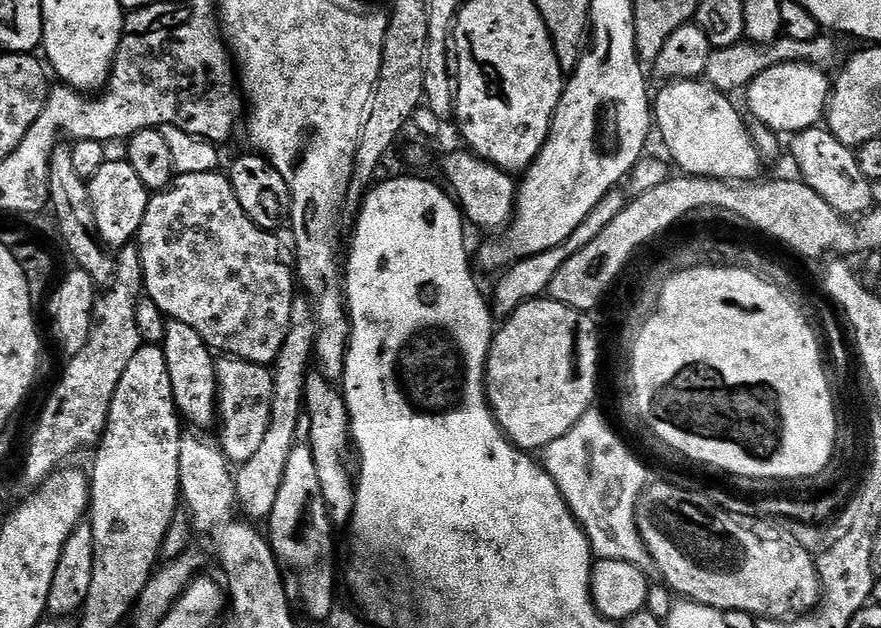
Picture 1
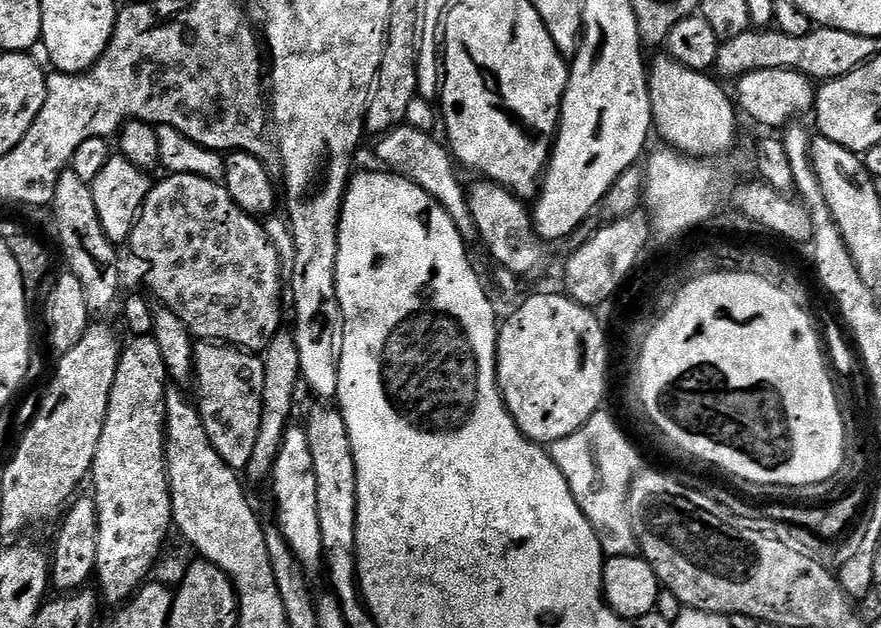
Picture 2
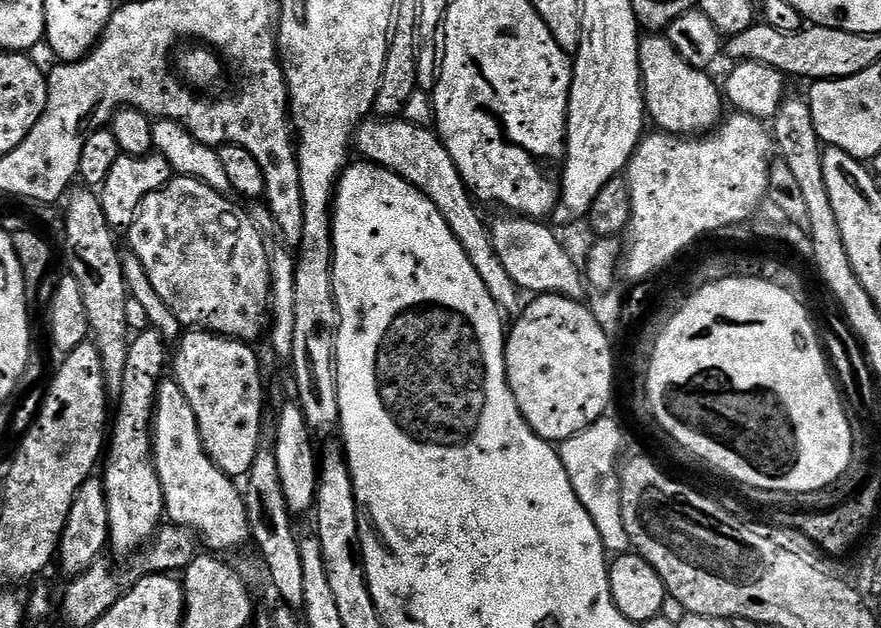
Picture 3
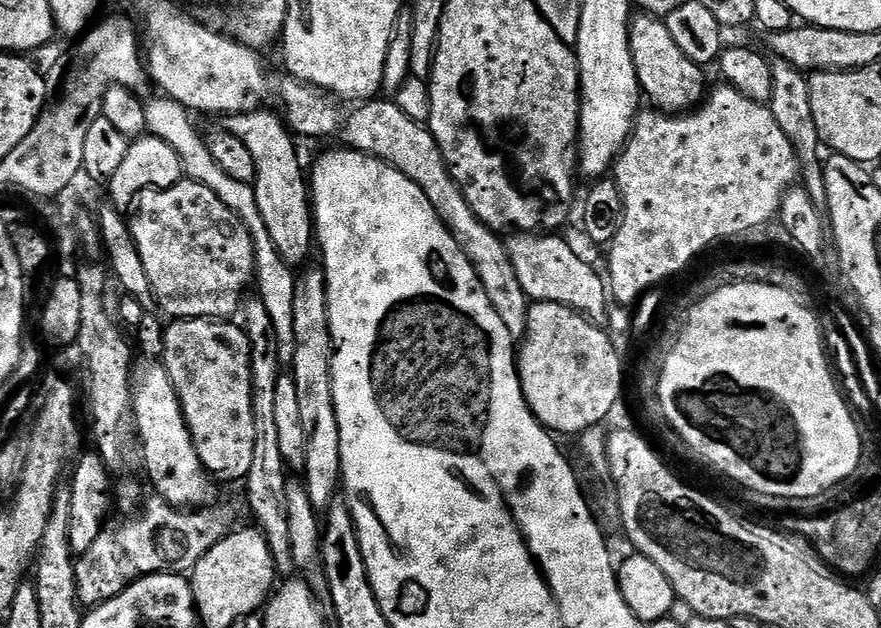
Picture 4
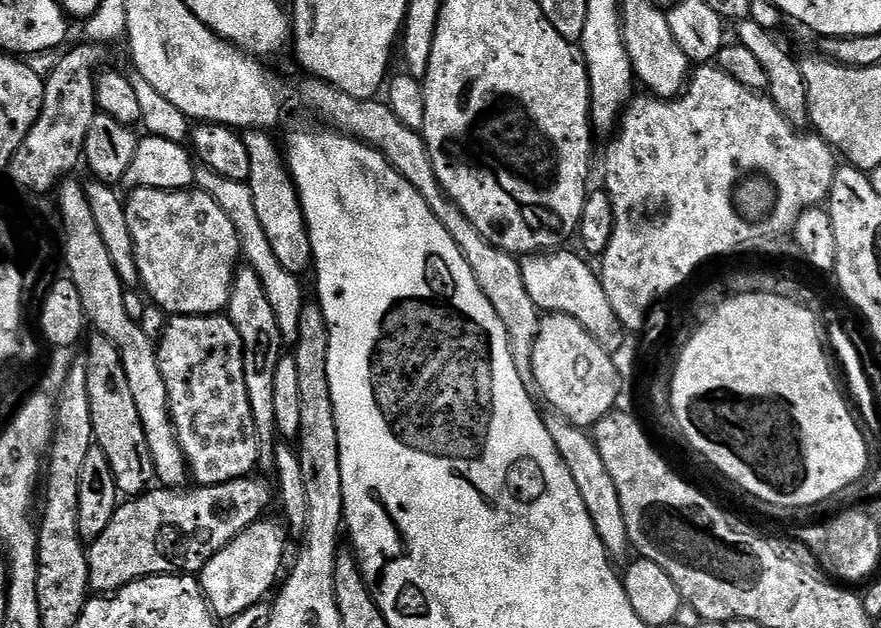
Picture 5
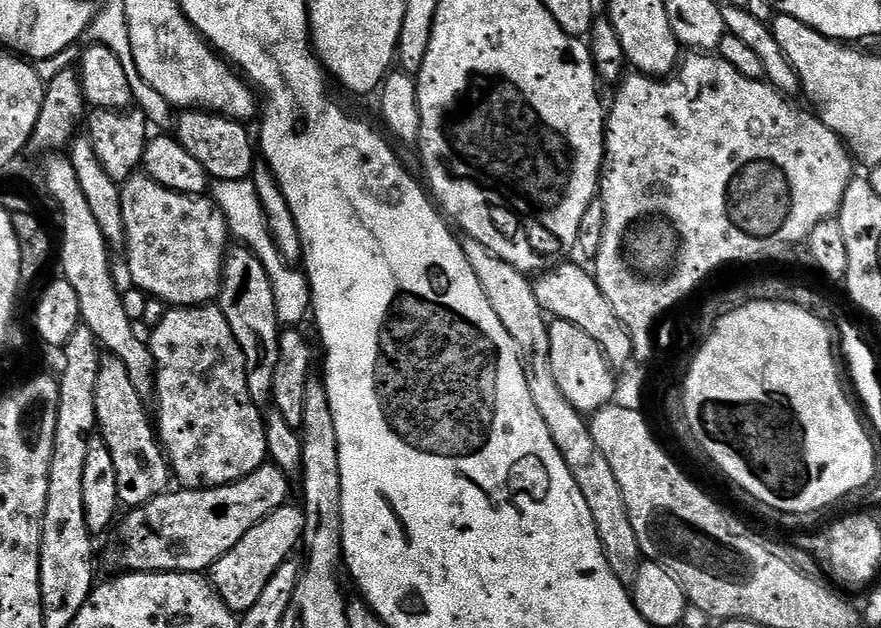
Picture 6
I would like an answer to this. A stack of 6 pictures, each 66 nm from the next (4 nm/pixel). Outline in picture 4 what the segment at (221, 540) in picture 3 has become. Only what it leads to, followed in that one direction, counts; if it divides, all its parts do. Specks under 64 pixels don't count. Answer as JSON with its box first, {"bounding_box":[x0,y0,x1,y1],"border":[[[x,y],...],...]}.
{"bounding_box":[132,363,217,509],"border":[[[144,363],[148,364],[141,368],[139,365],[134,372],[132,418],[134,432],[138,437],[138,452],[140,448],[144,468],[148,471],[148,480],[156,487],[155,495],[172,508],[207,509],[217,499],[217,485],[202,466],[198,450],[194,450],[194,438],[190,438],[190,430],[186,426],[174,382],[170,382],[170,374],[166,374],[163,363]]]}

